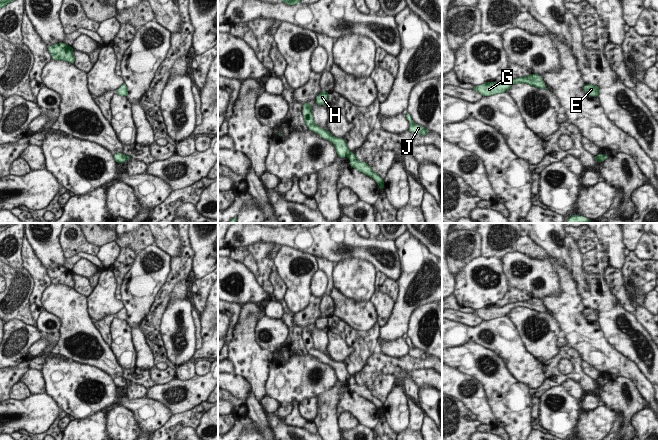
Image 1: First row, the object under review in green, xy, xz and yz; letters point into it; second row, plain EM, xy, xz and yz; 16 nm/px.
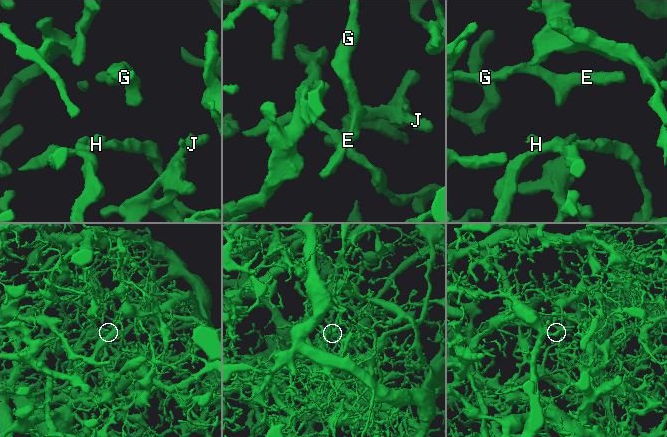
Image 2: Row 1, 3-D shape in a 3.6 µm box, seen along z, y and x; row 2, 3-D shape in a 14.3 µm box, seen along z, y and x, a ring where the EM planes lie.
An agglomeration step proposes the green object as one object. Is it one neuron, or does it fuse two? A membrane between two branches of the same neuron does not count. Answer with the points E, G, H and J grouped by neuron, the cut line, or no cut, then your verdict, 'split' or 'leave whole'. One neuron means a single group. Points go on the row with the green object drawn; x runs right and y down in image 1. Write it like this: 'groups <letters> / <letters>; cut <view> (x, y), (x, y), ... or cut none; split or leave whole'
groups E G H / J; cut xz (350, 152), (348, 156); split

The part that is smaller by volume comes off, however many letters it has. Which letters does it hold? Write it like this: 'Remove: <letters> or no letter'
Remove: J

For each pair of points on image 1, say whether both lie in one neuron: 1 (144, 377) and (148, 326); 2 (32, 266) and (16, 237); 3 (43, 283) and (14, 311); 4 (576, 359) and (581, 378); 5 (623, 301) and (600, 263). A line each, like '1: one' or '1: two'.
1: two
2: two
3: two
4: one
5: one

